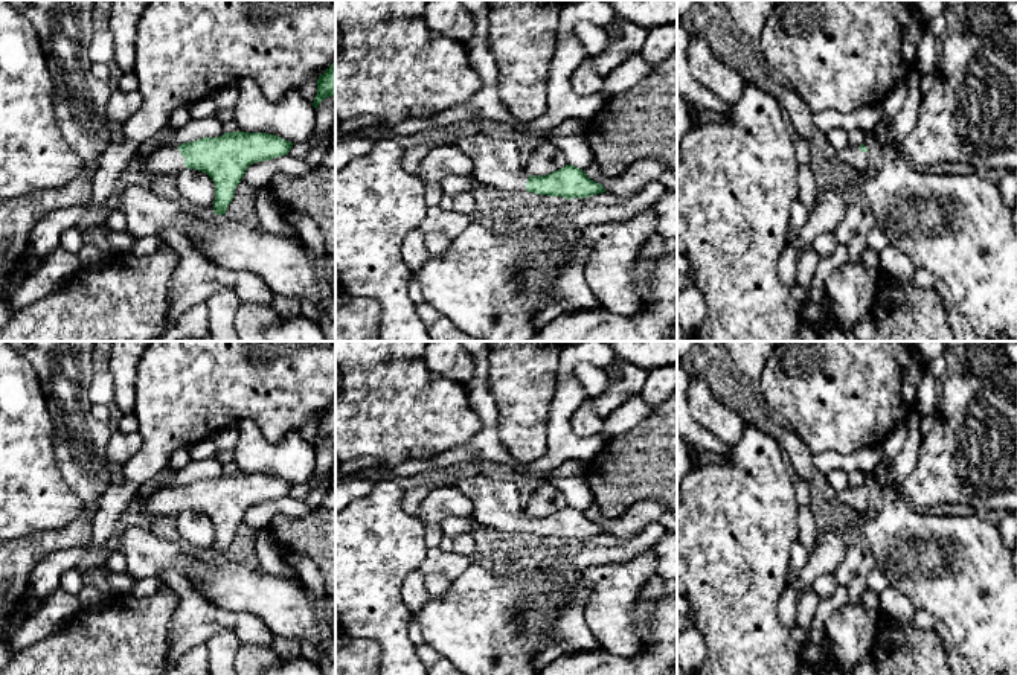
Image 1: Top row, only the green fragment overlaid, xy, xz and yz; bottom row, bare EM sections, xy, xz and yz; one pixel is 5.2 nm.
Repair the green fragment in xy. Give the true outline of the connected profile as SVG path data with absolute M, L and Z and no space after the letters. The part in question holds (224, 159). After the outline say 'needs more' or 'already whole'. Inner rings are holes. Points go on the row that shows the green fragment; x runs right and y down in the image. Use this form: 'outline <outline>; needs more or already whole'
outline M224 133L220 137L163 146L148 157L137 157L139 171L152 183L162 175L178 174L184 168L207 174L215 183L215 215L226 215L247 168L288 155L293 145L268 133Z; needs more

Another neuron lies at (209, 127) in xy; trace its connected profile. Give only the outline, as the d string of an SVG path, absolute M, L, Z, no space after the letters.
M215 117L189 120L181 130L160 136L163 146L181 145L203 137L220 137L224 134L224 125Z

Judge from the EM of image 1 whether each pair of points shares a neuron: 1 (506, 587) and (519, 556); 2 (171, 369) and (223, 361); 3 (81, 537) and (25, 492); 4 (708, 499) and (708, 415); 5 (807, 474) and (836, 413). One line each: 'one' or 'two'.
1: two
2: one
3: two
4: two
5: two

